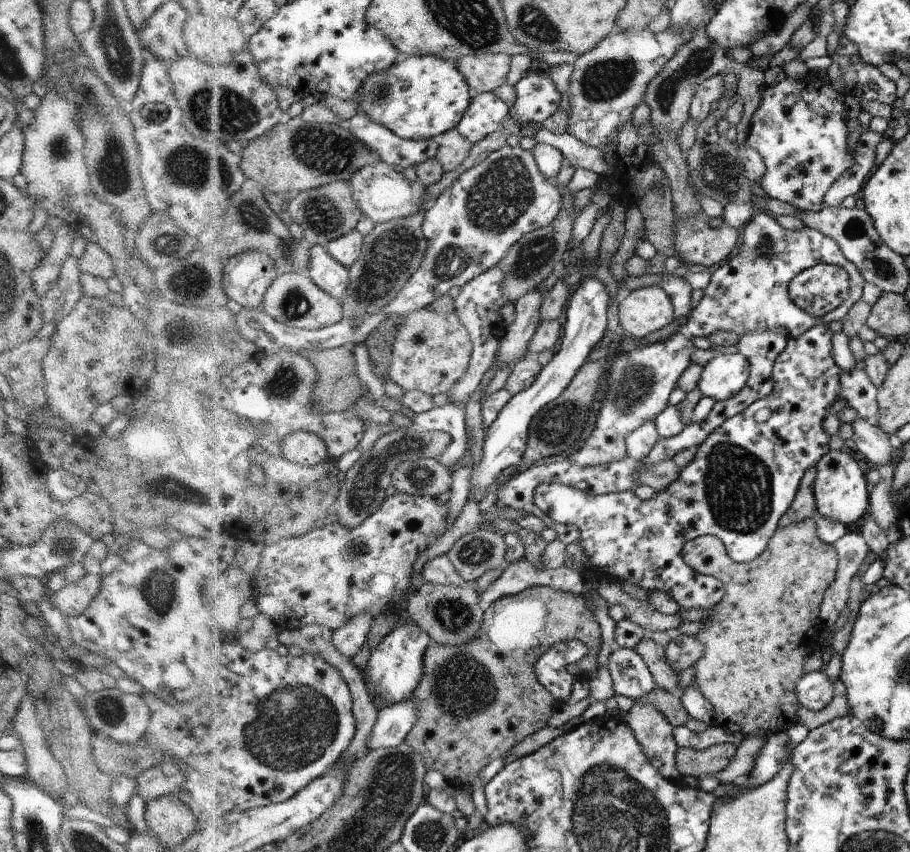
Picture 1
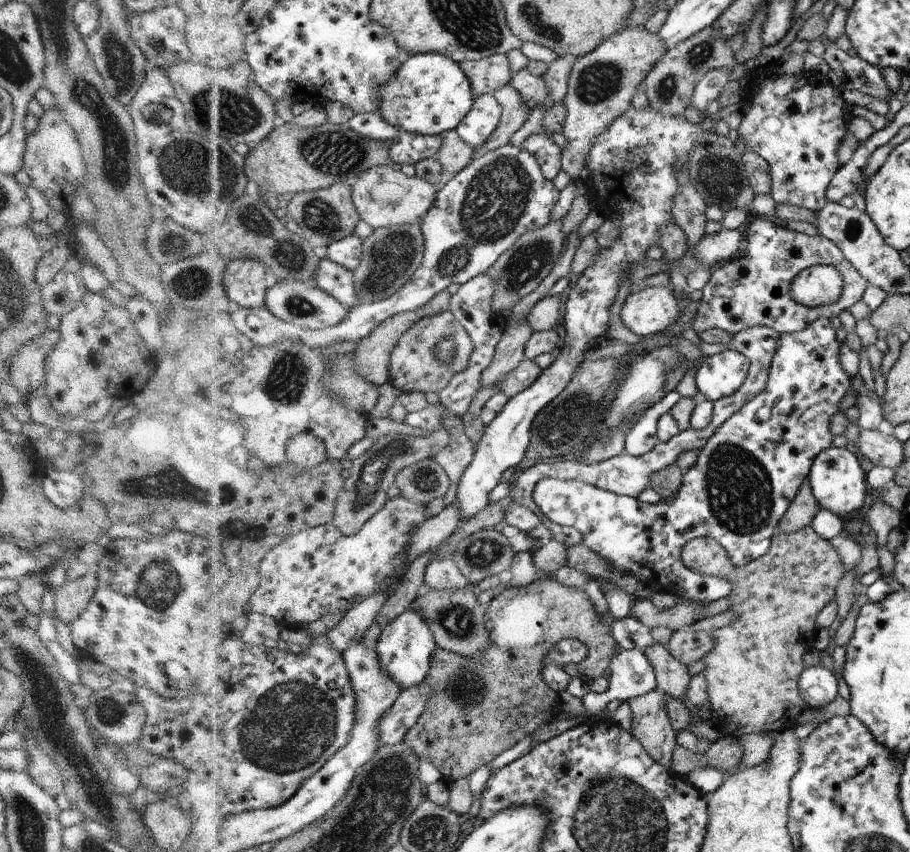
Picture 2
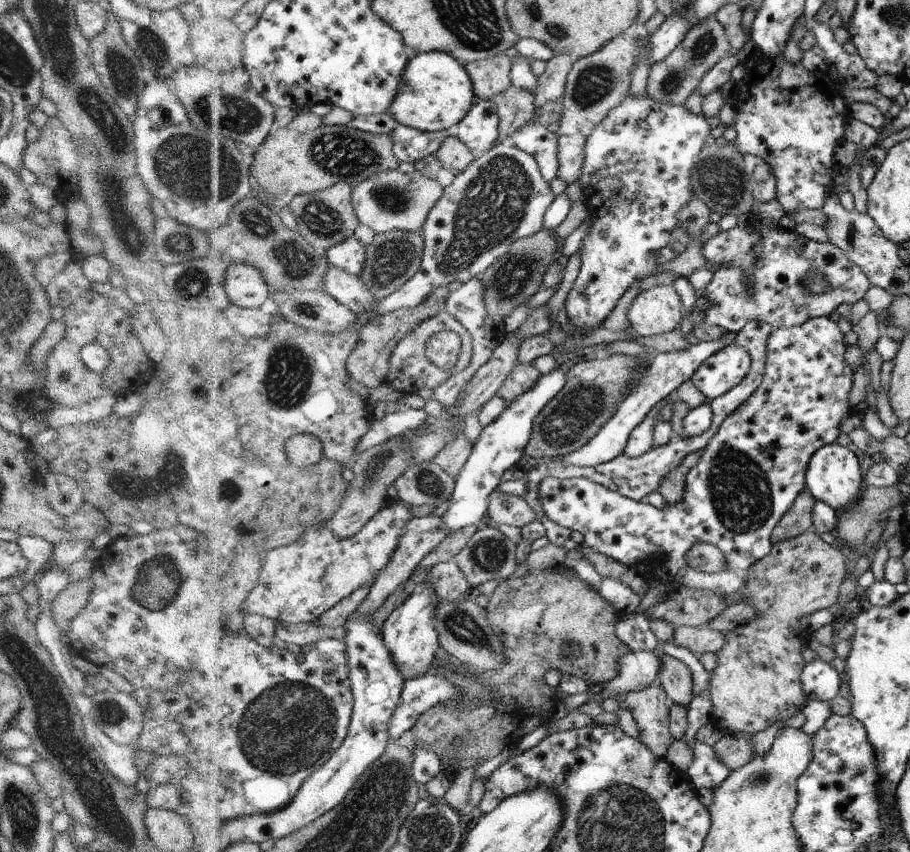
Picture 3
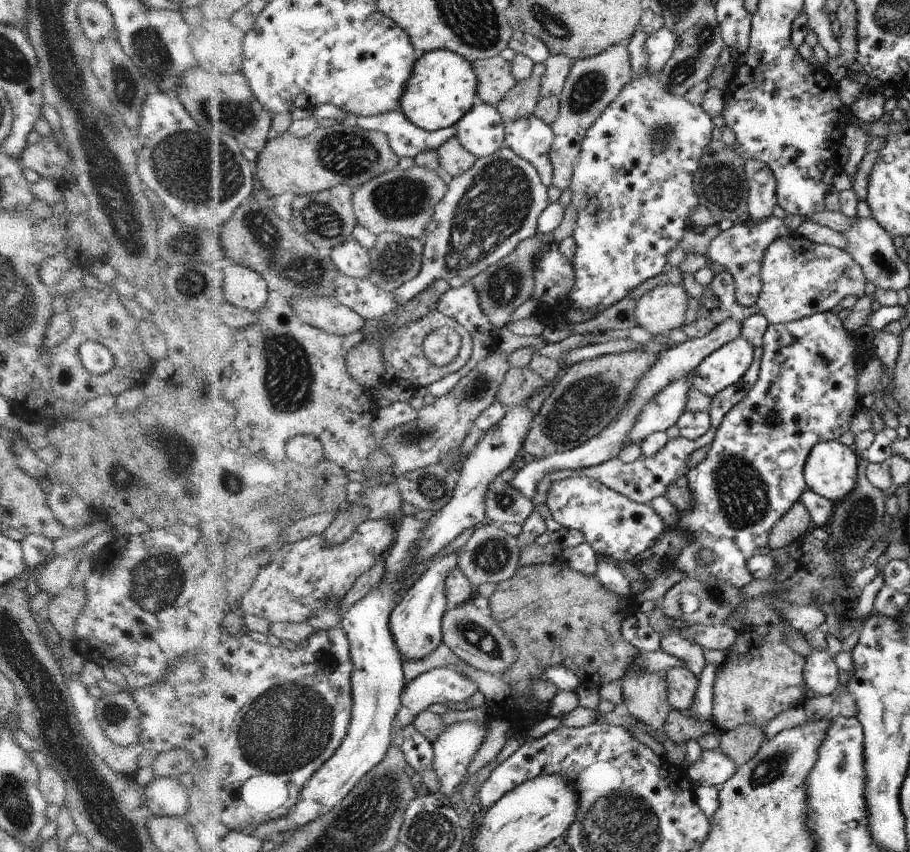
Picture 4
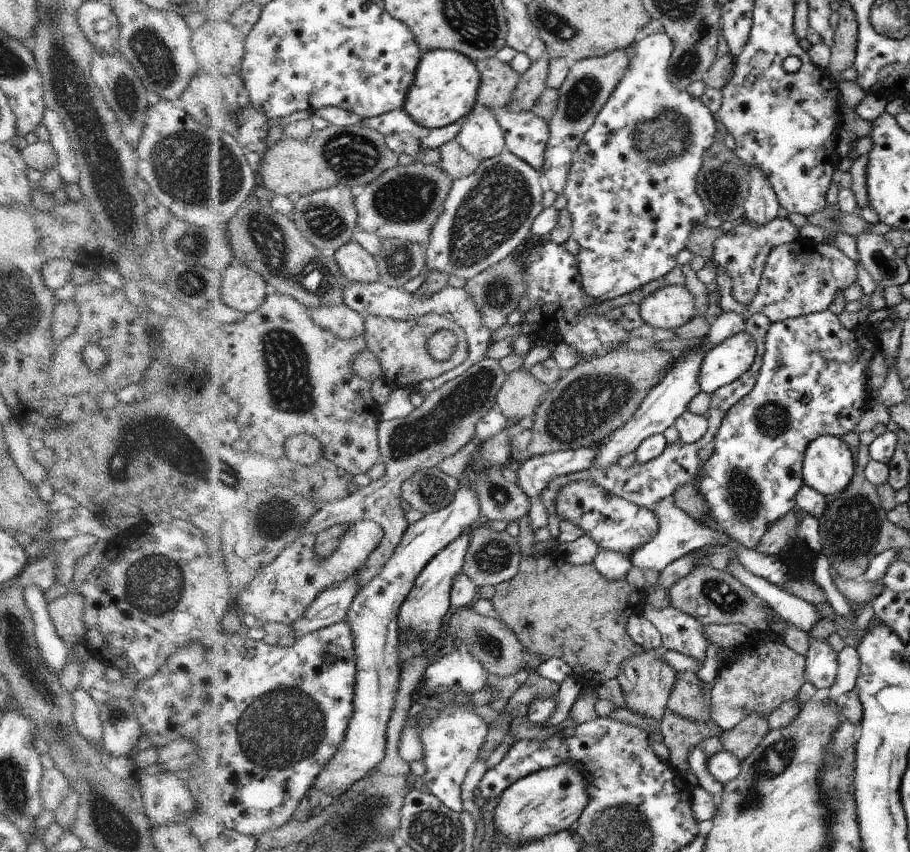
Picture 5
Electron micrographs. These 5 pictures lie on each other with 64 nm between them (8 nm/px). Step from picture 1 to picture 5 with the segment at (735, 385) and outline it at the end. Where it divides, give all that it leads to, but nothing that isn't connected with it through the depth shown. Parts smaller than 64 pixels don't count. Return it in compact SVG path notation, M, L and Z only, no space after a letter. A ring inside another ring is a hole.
M747 331L729 337L705 354L698 376L701 391L712 395L742 377L757 357L757 342Z

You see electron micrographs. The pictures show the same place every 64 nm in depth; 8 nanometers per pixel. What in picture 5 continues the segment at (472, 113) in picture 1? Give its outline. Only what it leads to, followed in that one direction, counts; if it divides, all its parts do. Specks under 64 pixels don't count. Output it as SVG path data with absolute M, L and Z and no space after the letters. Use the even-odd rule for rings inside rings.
M480 108L465 118L458 143L476 161L498 157L505 150L505 136L490 109Z

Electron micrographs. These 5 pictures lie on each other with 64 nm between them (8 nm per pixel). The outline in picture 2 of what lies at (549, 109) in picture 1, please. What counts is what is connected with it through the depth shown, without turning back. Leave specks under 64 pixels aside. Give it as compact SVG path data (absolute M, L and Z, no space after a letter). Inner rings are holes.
M527 68L514 74L514 82L511 82L511 85L520 92L520 96L526 102L526 108L530 112L538 102L544 104L544 110L555 105L554 100L548 98L548 88L546 88L544 78L532 74Z

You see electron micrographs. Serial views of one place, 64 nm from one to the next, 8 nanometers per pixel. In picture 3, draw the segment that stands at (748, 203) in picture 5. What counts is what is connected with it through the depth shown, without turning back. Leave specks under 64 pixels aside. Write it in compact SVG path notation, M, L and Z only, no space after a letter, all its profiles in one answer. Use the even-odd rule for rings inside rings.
M743 155L744 172L748 175L748 188L758 204L770 202L776 196L776 181L770 165L759 156Z

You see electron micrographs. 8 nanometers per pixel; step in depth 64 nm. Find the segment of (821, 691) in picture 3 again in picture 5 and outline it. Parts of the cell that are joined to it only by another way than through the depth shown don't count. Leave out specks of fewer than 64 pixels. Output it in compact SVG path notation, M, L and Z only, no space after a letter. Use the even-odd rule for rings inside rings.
M810 638L809 650L805 655L807 680L816 688L831 688L837 677L838 662L836 653L828 640Z

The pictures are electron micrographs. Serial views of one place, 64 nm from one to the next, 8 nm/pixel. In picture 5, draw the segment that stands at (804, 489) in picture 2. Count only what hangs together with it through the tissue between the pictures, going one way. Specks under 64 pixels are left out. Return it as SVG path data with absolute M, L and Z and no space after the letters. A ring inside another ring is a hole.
M796 509L770 525L768 532L762 536L760 545L757 546L755 551L764 555L776 555L786 547L786 544L790 544L792 538L796 539L797 517L795 512Z

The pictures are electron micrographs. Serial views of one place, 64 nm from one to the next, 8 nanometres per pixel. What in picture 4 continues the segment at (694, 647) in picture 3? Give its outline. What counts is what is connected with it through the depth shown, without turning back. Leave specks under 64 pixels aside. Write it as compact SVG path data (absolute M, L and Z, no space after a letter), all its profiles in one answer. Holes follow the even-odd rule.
M690 625L686 629L681 629L681 634L686 639L692 639L702 649L706 650L728 650L734 640L736 640L736 634L740 634L741 631L737 631L734 628L726 625Z

